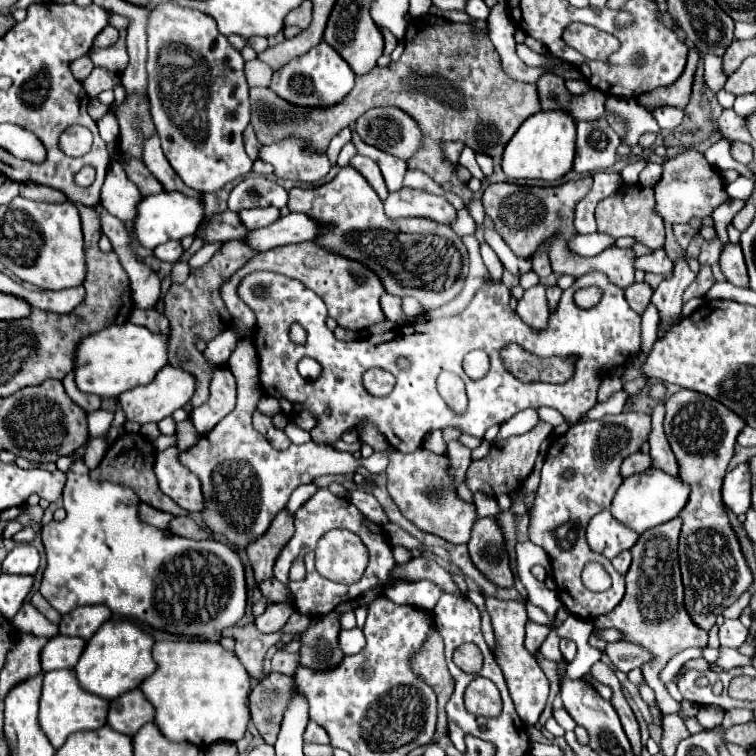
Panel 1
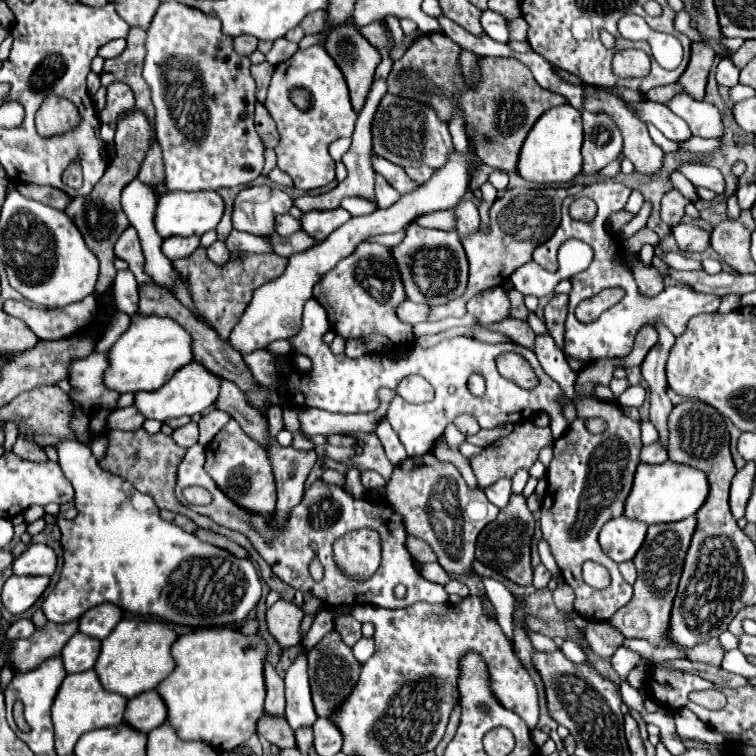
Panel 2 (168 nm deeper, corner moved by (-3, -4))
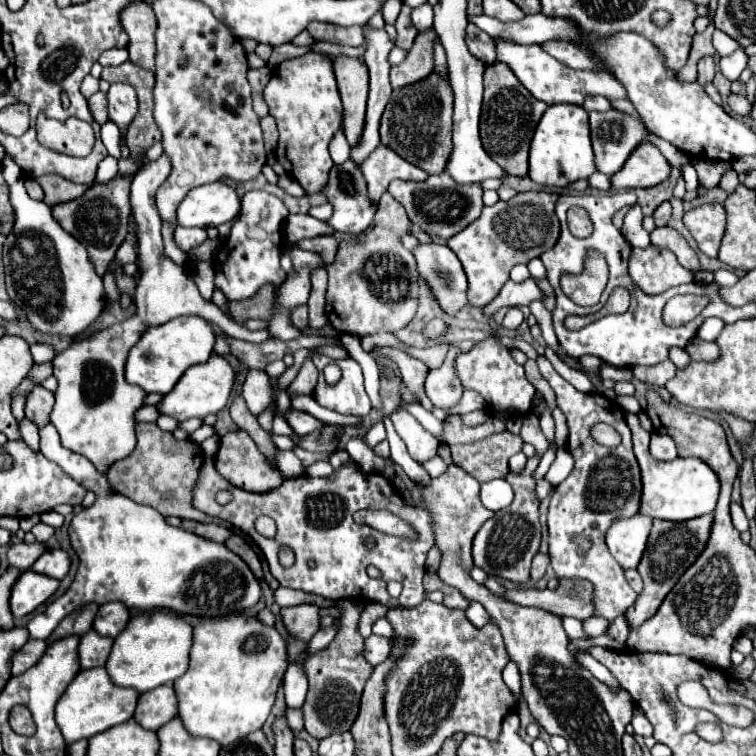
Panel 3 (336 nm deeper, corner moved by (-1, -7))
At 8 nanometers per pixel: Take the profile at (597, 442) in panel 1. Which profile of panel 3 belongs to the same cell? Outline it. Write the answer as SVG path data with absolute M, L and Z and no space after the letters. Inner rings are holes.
M538 355L536 363L540 367L540 373L556 393L556 405L562 409L562 413L568 419L570 435L566 449L574 457L572 473L560 485L554 487L550 499L550 509L548 509L550 565L558 577L566 577L566 579L576 577L590 581L594 585L592 591L594 615L614 621L618 615L624 615L624 611L636 601L636 593L624 579L624 569L608 553L608 547L604 543L604 533L616 519L632 517L638 513L642 483L640 483L640 469L632 453L630 429L626 425L624 411L620 405L602 397L600 393L582 393L574 389L566 379L558 375L554 365L544 355ZM600 421L612 425L620 433L622 443L618 447L598 445L590 437L588 433L590 427Z

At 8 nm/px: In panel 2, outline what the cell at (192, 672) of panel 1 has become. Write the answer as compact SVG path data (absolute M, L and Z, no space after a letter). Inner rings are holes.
M204 628L182 634L174 646L174 672L156 688L168 708L168 722L184 740L202 740L218 750L242 746L264 714L264 664L266 640L260 634L246 636L238 628Z

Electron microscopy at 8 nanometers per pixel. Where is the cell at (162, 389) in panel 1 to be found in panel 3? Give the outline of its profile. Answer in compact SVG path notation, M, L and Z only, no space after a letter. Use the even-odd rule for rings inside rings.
M214 355L206 363L198 363L198 365L190 367L190 371L186 371L186 375L182 375L178 385L170 393L166 393L158 401L156 407L158 407L160 415L170 415L176 421L186 421L192 417L202 419L210 413L218 413L220 409L226 407L232 385L234 385L234 369L228 365L228 361L224 357Z

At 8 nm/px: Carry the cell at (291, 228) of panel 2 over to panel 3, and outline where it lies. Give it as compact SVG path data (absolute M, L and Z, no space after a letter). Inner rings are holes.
M288 215L286 219L286 239L288 243L296 243L306 237L318 237L318 235L332 235L330 227L326 223L310 217L310 215Z

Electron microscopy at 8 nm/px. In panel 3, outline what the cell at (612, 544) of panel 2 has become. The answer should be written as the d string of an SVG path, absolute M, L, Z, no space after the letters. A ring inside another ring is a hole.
M634 515L630 519L614 521L606 531L606 545L612 557L624 567L636 567L646 547L646 539L652 527L652 519Z

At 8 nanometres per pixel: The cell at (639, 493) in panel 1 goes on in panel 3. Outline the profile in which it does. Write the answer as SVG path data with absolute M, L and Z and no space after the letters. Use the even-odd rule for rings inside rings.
M628 413L626 423L632 431L634 455L638 459L642 471L642 497L640 497L640 513L650 515L652 519L668 519L668 521L688 521L706 513L712 513L718 501L720 483L716 473L700 459L674 459L674 461L656 461L648 453L650 433L640 427L636 415Z

